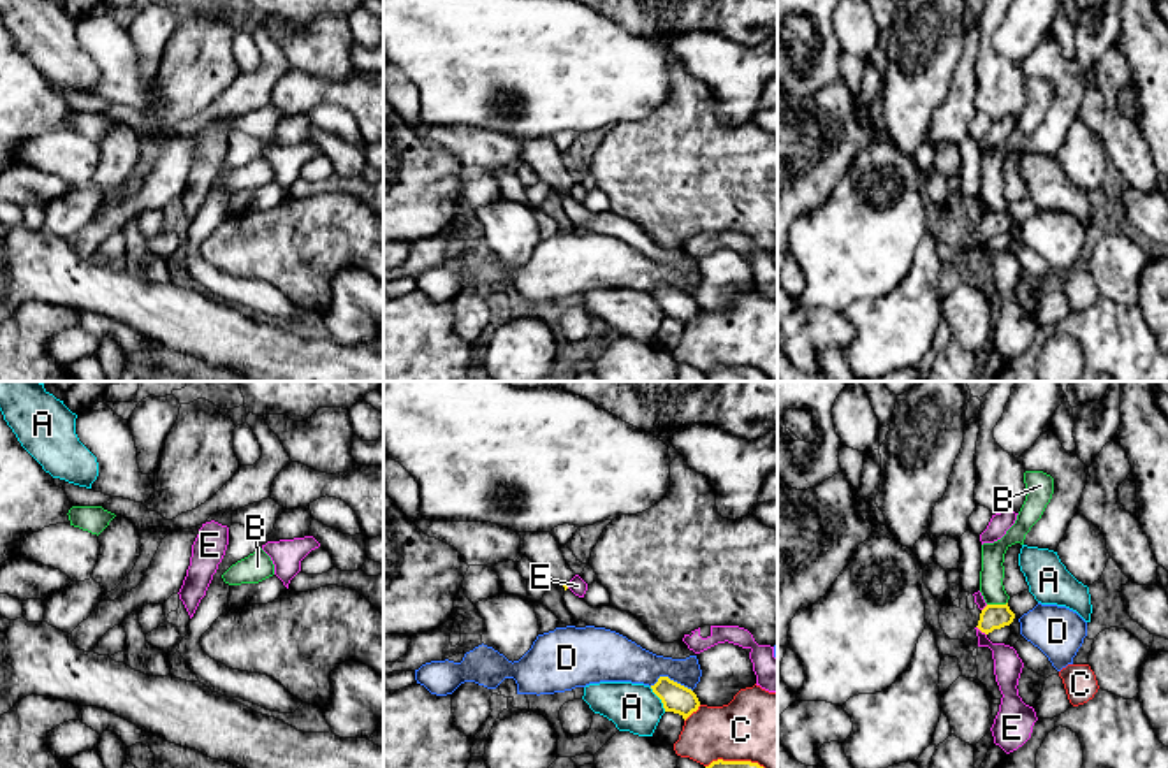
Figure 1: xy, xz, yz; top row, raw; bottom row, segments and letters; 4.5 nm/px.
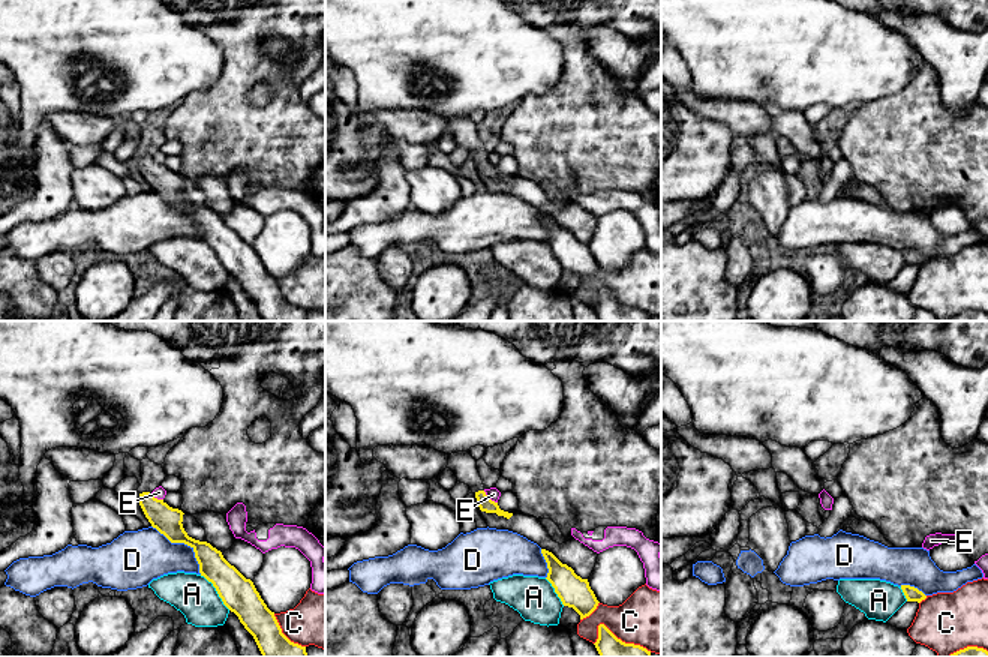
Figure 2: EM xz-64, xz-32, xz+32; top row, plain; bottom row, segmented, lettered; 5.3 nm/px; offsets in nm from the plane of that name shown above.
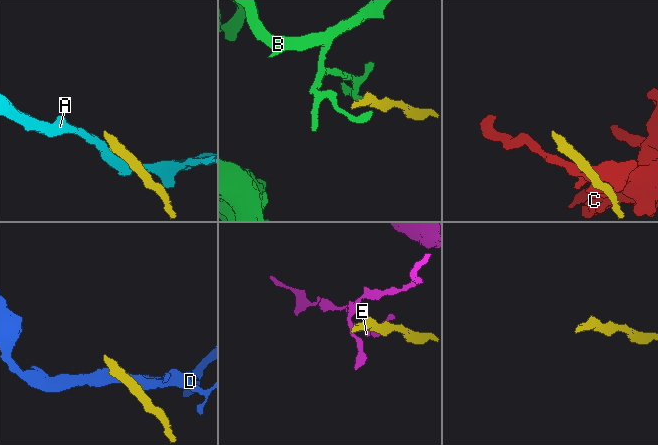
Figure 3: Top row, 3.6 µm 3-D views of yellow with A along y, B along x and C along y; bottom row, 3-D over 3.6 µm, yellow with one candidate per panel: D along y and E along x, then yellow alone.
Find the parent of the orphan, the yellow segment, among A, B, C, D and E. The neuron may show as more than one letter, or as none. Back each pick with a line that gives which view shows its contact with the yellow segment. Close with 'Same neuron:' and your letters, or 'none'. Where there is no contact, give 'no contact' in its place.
Same neuron: none

